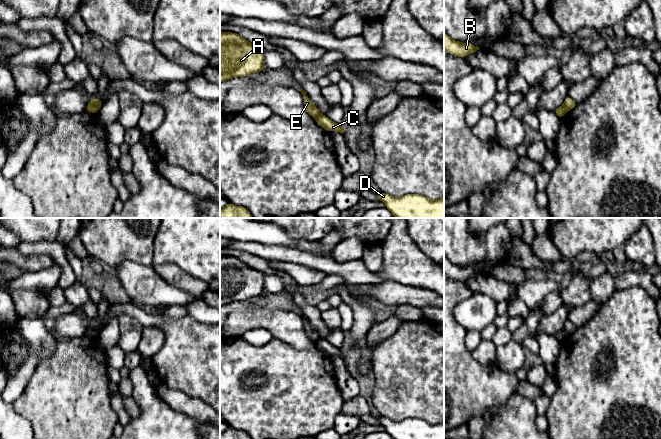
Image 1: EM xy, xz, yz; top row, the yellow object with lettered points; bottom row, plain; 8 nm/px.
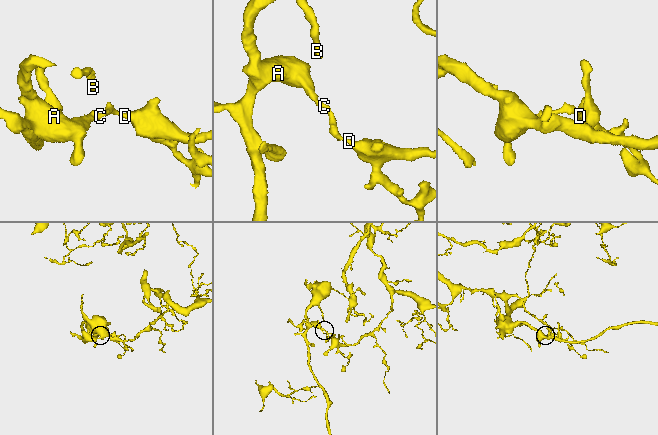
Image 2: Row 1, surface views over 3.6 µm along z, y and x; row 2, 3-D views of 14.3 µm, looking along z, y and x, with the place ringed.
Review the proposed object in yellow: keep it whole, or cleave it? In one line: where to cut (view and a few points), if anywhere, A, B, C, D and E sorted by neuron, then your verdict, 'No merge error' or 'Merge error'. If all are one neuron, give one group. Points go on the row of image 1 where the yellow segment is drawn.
Split along xy (90, 101), (98, 109). Groups: A B E / C D. Merge error

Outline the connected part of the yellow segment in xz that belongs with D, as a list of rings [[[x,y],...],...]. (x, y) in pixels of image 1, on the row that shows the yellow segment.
[[[381,192],[374,196],[384,202],[396,218],[444,218],[444,198],[431,200],[419,194],[395,198]]]

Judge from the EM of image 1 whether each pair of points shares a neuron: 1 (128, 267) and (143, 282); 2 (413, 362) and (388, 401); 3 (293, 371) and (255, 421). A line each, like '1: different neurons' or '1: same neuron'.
1: same neuron
2: same neuron
3: same neuron

